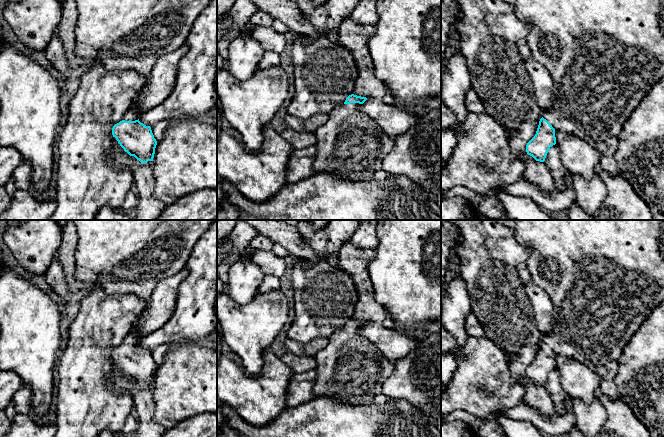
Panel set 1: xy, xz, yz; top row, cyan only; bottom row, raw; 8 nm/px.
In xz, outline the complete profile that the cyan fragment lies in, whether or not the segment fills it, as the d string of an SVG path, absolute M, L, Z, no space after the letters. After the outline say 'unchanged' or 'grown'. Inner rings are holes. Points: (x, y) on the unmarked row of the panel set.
M349 319L344 328L329 337L327 346L314 357L317 363L317 380L313 387L316 398L329 398L342 404L370 405L383 390L383 384L392 375L394 362L387 359L378 348L359 334L366 321Z; grown

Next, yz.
M497 220L508 227L517 241L532 250L527 266L536 285L542 288L553 302L552 330L539 345L535 360L527 367L526 376L536 385L544 386L549 373L556 368L555 357L566 356L590 369L618 361L625 346L653 310L664 300L664 220Z; grown

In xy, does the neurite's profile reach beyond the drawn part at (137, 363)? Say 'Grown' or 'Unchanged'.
Grown

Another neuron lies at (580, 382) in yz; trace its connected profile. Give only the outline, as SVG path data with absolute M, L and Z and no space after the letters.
M555 356L563 390L573 399L591 404L600 394L600 377L595 370L566 356Z

